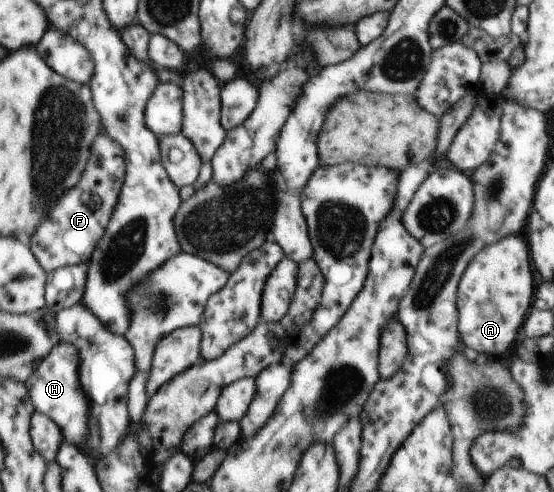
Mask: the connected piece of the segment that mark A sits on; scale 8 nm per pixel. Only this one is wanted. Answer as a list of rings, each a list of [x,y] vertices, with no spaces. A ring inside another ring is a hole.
[[[505,237],[480,250],[458,284],[456,305],[461,344],[491,356],[505,354],[526,322],[538,282],[525,238]]]

